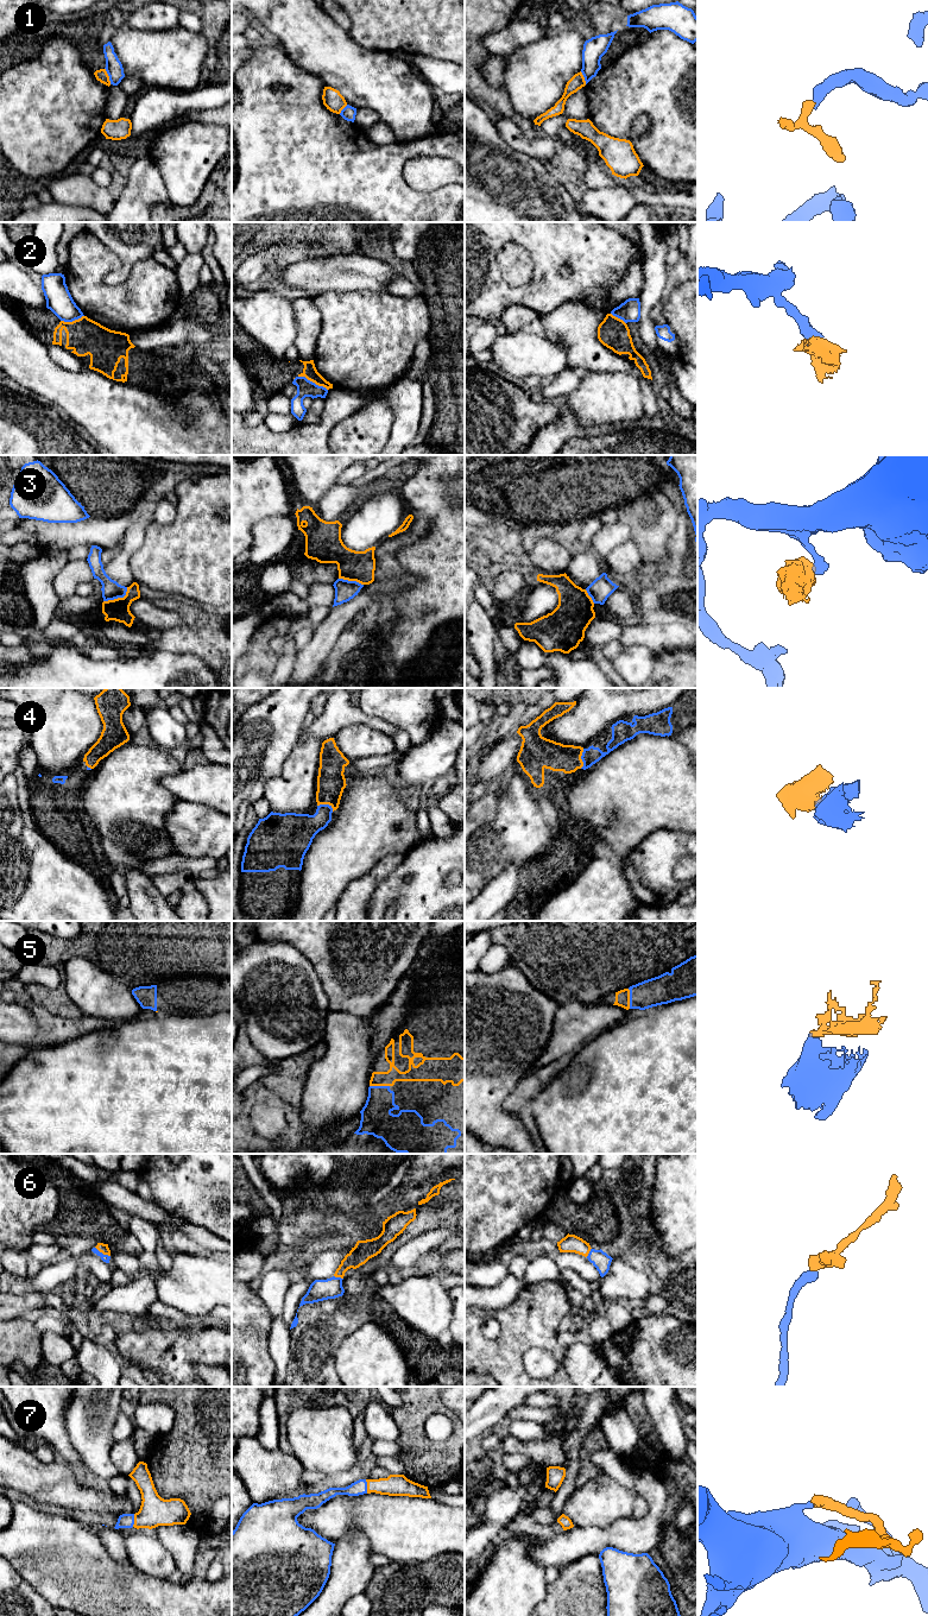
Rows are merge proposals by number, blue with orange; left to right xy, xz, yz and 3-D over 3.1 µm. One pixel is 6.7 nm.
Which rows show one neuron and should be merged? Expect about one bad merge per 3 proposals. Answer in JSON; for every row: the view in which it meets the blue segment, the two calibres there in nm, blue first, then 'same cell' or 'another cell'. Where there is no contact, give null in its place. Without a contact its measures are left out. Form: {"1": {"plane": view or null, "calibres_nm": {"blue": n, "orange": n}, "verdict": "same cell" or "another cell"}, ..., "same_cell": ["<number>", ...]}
{"1": {"plane": "xy", "calibres_nm": {"blue": 120, "orange": 90}, "verdict": "another cell"}, "2": {"plane": "xz", "calibres_nm": {"blue": 120, "orange": 90}, "verdict": "another cell"}, "3": {"plane": "xy", "calibres_nm": {"blue": 130, "orange": 150}, "verdict": "another cell"}, "4": {"plane": "yz", "calibres_nm": {"blue": 120, "orange": 190}, "verdict": "same cell"}, "5": {"plane": "xz", "calibres_nm": {"blue": 220, "orange": 100}, "verdict": "same cell"}, "6": {"plane": "xy", "calibres_nm": {"blue": 50, "orange": 70}, "verdict": "same cell"}, "7": {"plane": "xz", "calibres_nm": {"blue": 100, "orange": 140}, "verdict": "same cell"}, "same_cell": ["4", "5", "6", "7"]}

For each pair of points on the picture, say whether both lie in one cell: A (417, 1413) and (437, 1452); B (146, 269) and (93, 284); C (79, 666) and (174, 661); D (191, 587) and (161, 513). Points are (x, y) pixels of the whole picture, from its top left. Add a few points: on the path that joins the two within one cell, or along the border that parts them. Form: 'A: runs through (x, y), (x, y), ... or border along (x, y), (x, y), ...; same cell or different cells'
A: runs through (417, 1424), (417, 1435), (427, 1445); same cell
B: runs through (133, 282), (121, 291), (106, 291); same cell
C: runs through (102, 673), (150, 673); same cell
D: border along (177, 505), (177, 516), (170, 524), (152, 524); different cells

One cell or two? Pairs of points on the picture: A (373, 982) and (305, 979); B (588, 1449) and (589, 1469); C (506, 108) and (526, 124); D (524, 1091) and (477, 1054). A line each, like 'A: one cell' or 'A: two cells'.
A: two cells
B: one cell
C: one cell
D: two cells

